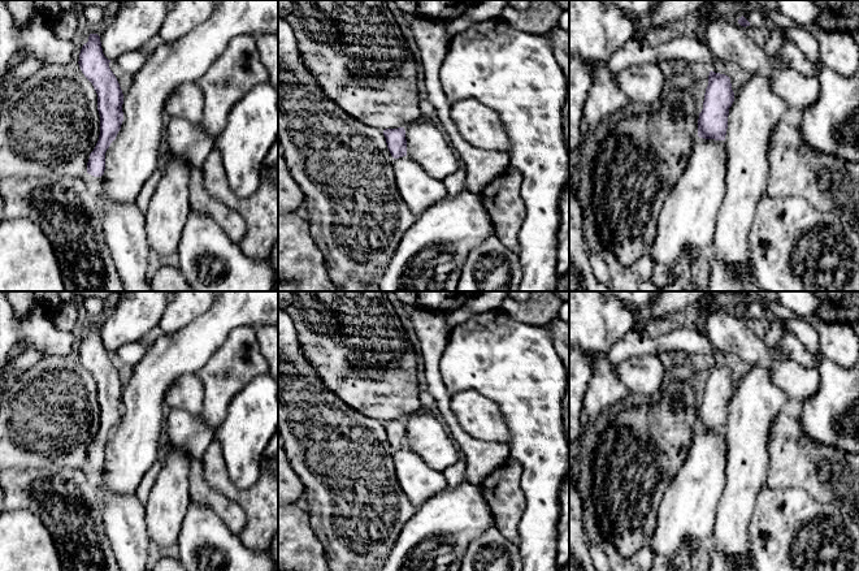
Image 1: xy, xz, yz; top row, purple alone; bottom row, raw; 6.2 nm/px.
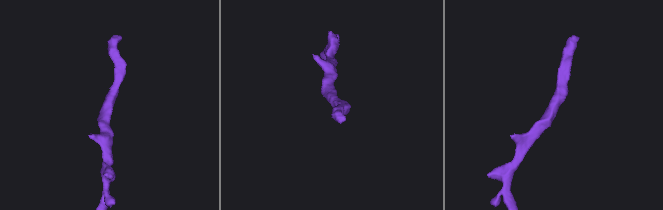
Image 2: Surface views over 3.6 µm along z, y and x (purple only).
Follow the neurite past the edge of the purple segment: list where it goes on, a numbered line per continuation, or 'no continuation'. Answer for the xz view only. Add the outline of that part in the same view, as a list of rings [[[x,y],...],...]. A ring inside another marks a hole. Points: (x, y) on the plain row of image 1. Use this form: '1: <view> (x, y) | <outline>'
no continuation

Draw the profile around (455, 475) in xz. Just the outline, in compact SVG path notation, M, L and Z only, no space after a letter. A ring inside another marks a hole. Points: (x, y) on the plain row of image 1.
M460 454L459 460L455 464L447 467L443 473L448 483L448 486L454 488L467 481L465 458Z

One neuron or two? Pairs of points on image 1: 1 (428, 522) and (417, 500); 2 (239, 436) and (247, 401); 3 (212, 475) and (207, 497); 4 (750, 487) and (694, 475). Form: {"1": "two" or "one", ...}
{"1": "two", "2": "one", "3": "two", "4": "two"}

